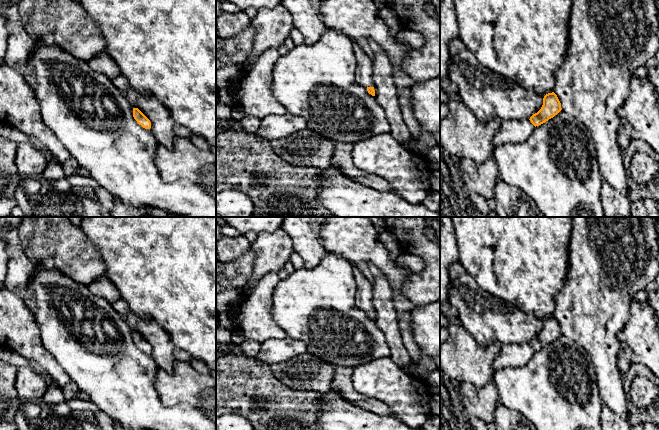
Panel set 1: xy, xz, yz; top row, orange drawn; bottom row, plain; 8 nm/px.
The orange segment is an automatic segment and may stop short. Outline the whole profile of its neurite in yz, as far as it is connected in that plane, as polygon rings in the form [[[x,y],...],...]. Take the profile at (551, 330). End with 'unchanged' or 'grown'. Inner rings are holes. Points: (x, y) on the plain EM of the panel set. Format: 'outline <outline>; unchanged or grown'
outline [[[554,316],[546,318],[541,333],[529,343],[501,344],[500,352],[493,361],[494,369],[525,366],[536,350],[553,342],[561,334],[561,327],[557,319]]]; grown

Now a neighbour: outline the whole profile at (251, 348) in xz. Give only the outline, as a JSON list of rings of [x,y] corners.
[[[245,340],[242,344],[240,344],[240,349],[246,354],[248,357],[255,358],[261,348],[260,342]]]

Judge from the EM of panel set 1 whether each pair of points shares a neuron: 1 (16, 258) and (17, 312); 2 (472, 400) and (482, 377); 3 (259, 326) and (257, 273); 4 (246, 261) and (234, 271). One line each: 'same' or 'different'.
1: different
2: different
3: different
4: same

